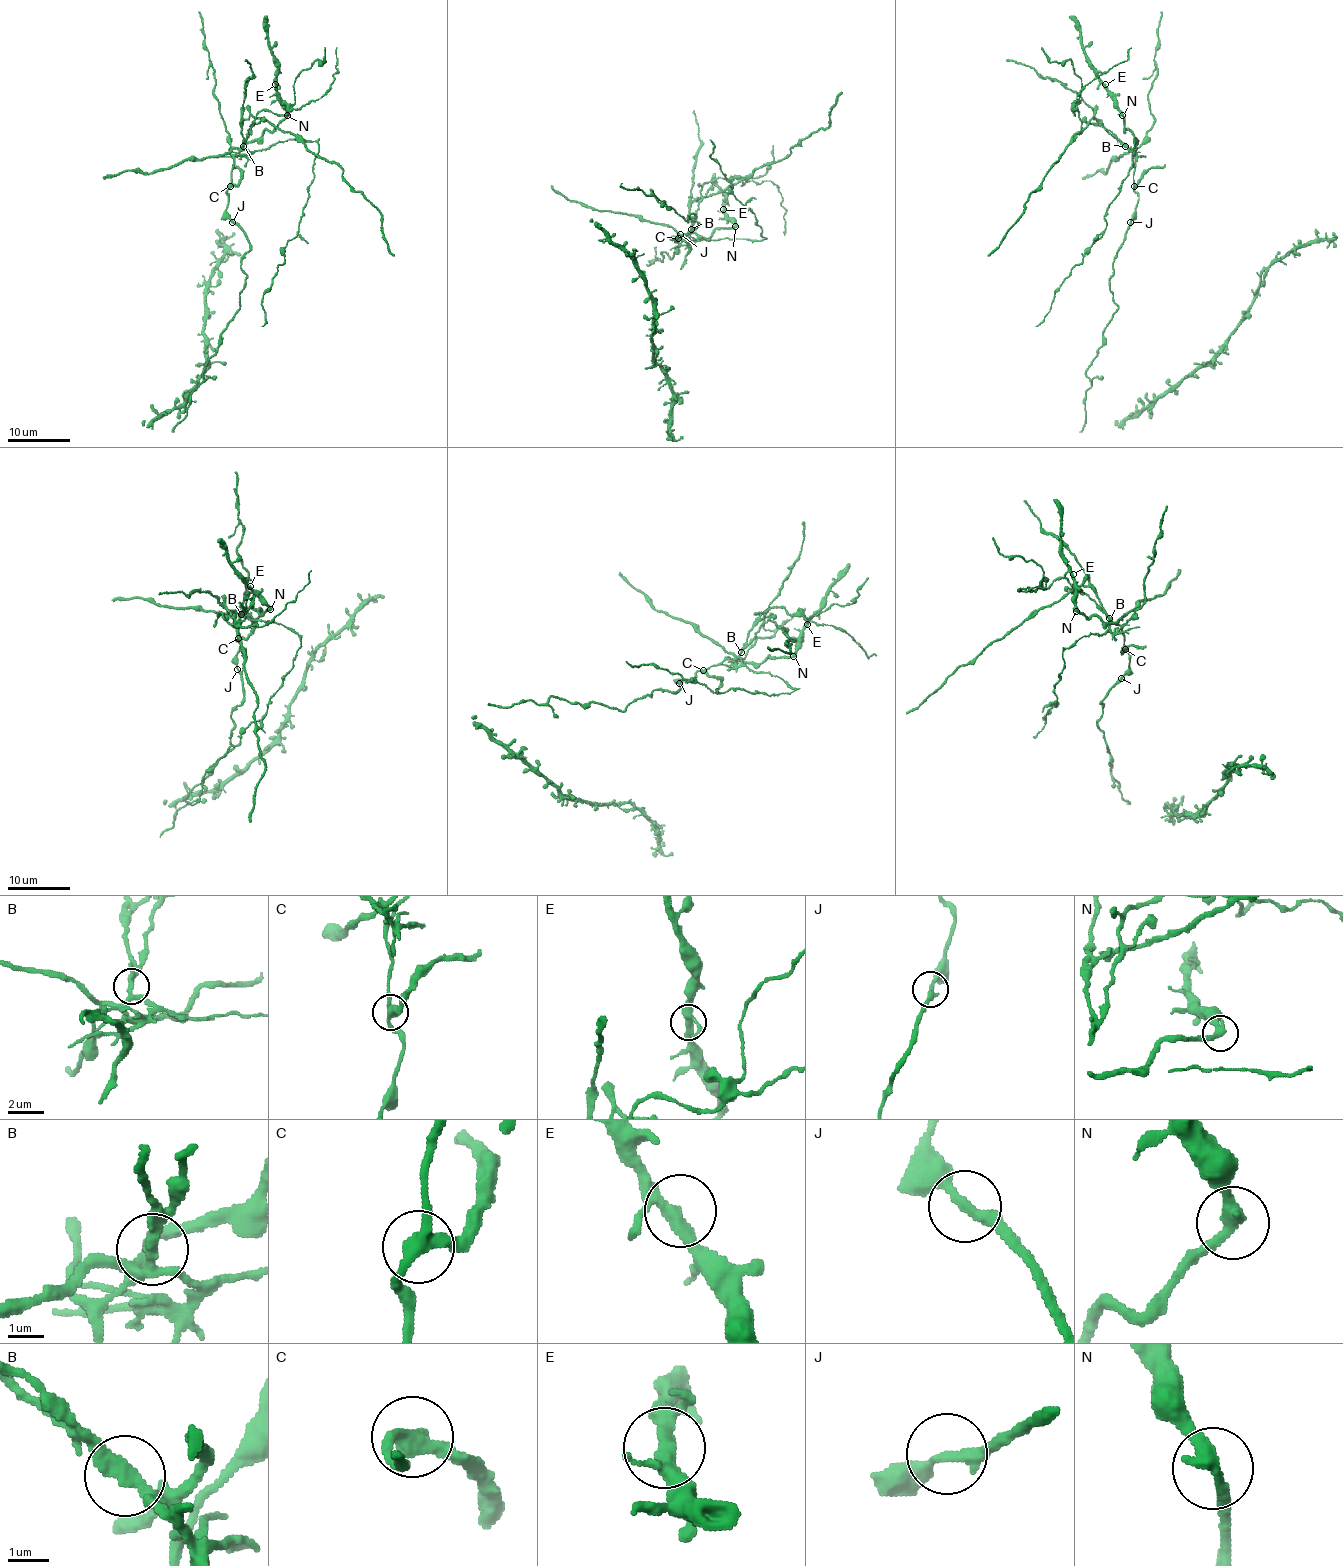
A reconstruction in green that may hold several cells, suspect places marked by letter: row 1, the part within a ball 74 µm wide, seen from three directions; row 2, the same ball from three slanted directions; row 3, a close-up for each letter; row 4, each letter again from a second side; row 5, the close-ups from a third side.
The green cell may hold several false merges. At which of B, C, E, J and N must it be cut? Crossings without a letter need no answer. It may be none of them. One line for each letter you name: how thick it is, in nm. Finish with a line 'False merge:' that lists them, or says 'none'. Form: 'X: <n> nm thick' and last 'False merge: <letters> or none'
B: 280 nm thick
C: 320 nm thick
N: 360 nm thick
False merge: B, C, N

